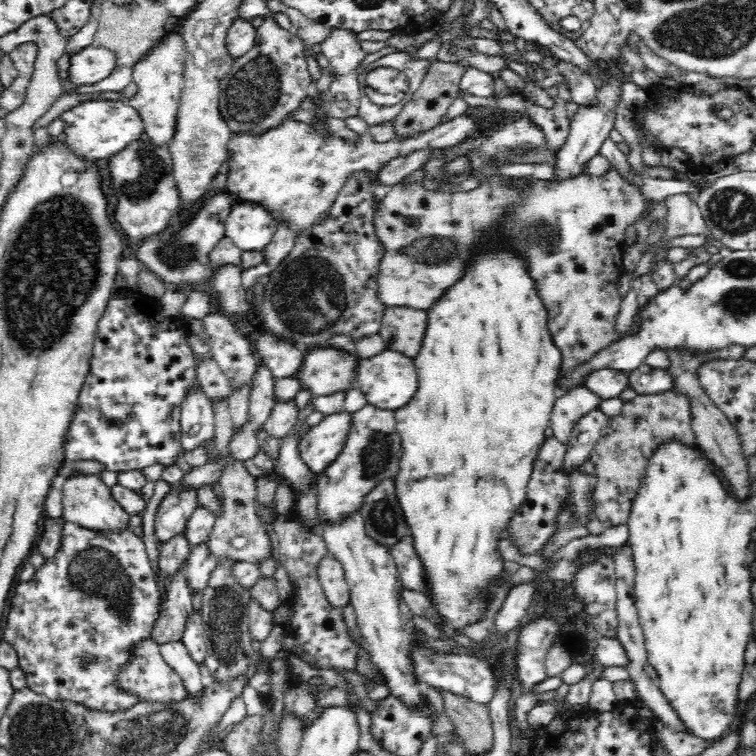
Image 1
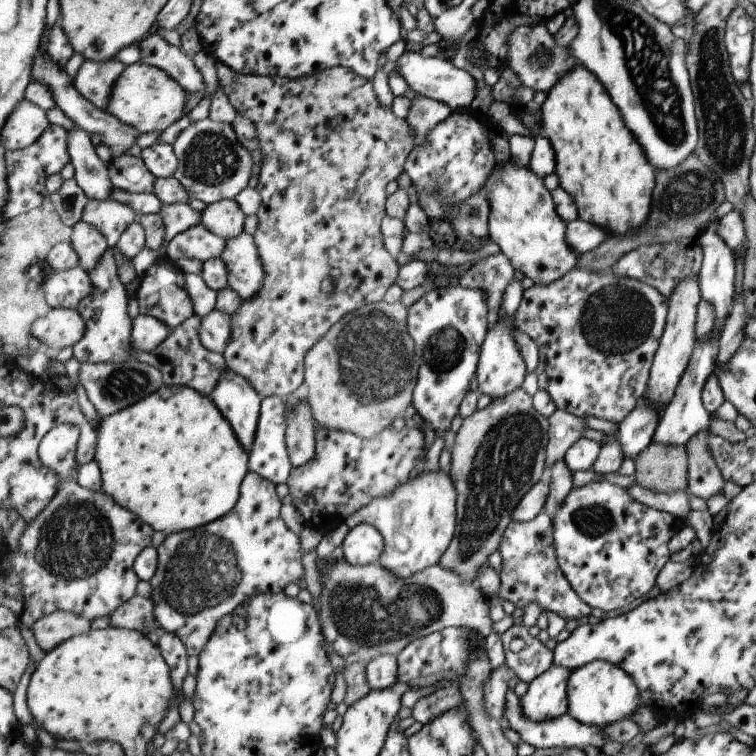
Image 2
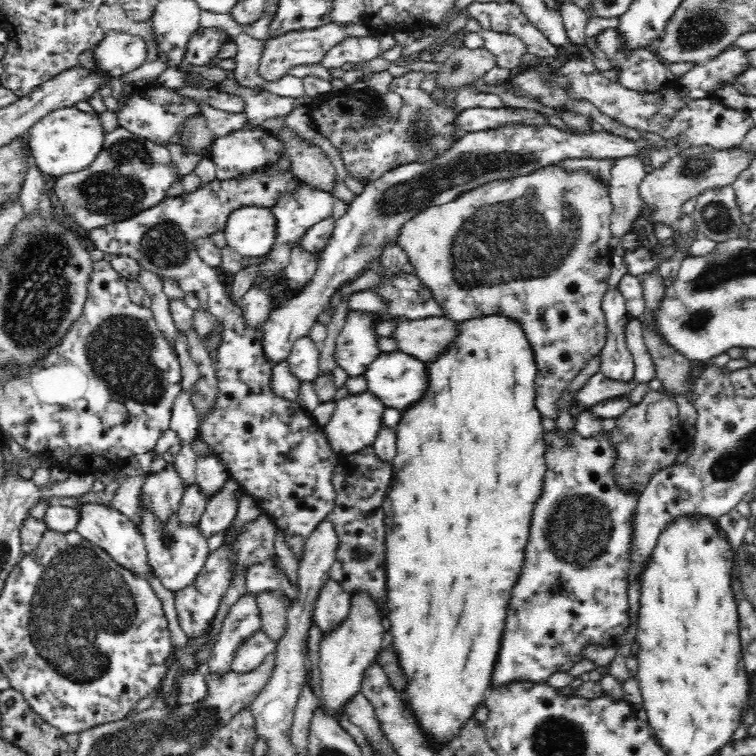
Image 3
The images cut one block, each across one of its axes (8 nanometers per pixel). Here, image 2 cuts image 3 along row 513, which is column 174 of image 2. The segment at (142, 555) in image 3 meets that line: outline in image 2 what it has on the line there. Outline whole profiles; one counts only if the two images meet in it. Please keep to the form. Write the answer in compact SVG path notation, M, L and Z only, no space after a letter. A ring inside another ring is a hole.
M138 63L127 65L125 72L119 76L107 111L114 114L121 122L135 126L139 132L152 132L159 130L162 132L165 128L169 128L174 122L178 122L183 116L188 116L189 111L185 110L185 104L189 94L185 92L185 88L181 88L179 84L168 72L157 68Z

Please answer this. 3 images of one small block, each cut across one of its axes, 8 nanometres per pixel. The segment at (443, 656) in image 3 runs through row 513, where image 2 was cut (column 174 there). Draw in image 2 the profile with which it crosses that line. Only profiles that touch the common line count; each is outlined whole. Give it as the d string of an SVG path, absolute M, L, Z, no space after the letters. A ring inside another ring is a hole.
M164 384L161 390L154 392L151 396L144 398L133 406L124 408L121 412L113 414L113 416L99 416L99 424L97 450L95 451L94 460L98 464L102 475L101 490L105 491L109 496L113 496L117 500L117 504L121 504L123 508L135 512L141 520L147 522L149 526L153 526L155 531L171 535L177 532L201 528L221 518L221 516L229 514L236 507L240 499L241 485L250 471L250 453L241 446L241 440L237 438L237 432L233 430L231 422L229 422L228 418L221 412L216 402L210 396L197 392L196 389L191 387L183 385L168 386Z

